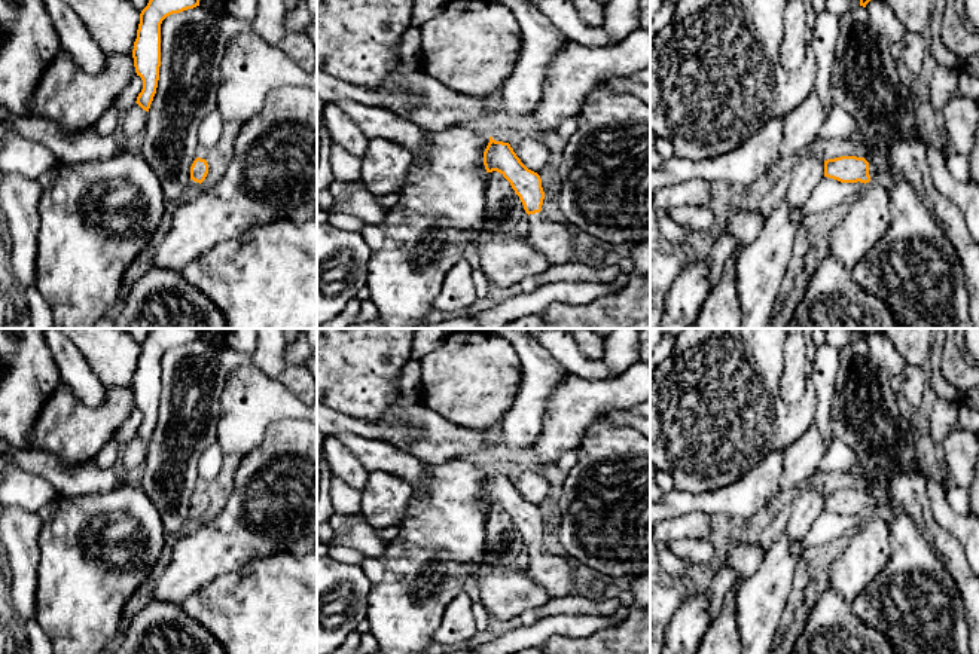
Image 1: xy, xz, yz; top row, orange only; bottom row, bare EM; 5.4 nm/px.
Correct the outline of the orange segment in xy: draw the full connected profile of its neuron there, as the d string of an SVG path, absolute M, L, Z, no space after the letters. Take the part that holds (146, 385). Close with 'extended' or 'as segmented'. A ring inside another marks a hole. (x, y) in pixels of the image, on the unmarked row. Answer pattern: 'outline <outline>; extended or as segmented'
outline M150 328L140 346L132 391L135 406L143 413L143 422L135 436L146 444L150 441L159 413L161 357L173 346L199 339L199 333L198 328Z; as segmented

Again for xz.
outline M490 470L484 485L484 498L487 505L500 505L519 529L530 553L527 571L548 592L549 598L586 595L573 575L570 560L540 547L545 532L542 511L521 495L509 476Z; extended

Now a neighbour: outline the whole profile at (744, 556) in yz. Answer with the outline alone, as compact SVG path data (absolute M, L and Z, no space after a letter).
M736 532L725 560L716 563L714 566L716 569L722 566L732 568L738 574L738 587L745 578L759 569L763 554L765 550L760 545L748 540L741 532Z

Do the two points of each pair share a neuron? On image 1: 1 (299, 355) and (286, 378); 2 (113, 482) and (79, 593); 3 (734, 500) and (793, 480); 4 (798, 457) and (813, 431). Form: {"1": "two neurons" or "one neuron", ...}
{"1": "two neurons", "2": "two neurons", "3": "two neurons", "4": "one neuron"}

